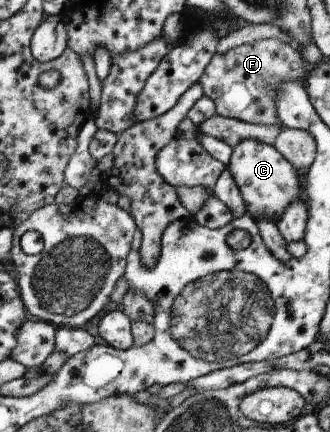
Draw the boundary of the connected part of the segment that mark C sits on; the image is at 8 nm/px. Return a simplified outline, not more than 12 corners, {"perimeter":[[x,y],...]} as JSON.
{"perimeter":[[242,140],[225,166],[246,214],[276,224],[302,197],[272,144]]}

